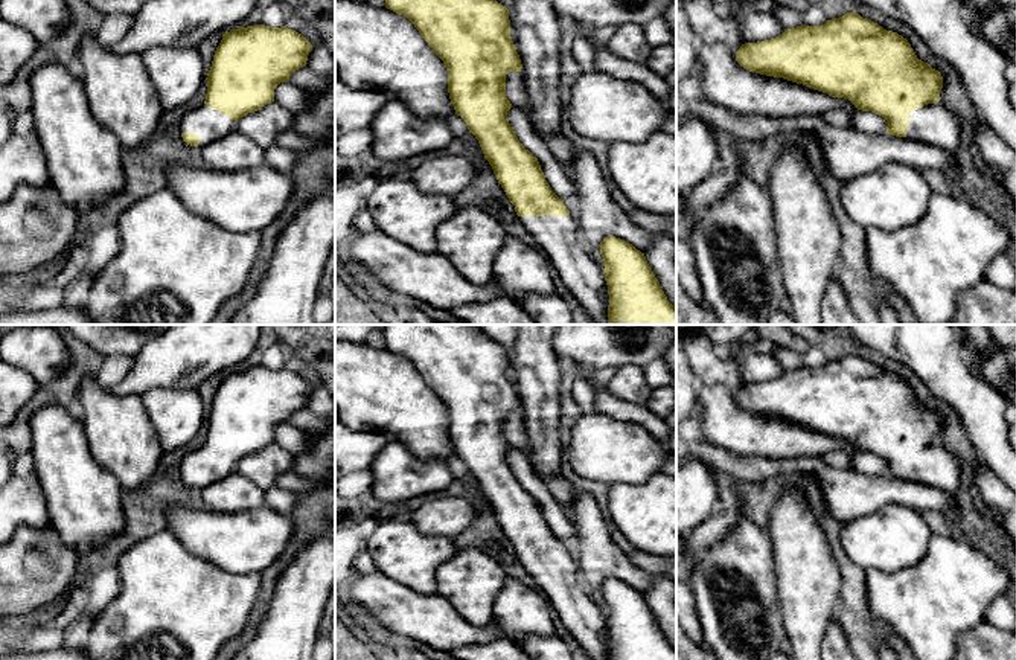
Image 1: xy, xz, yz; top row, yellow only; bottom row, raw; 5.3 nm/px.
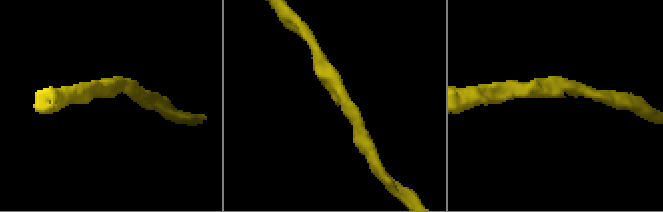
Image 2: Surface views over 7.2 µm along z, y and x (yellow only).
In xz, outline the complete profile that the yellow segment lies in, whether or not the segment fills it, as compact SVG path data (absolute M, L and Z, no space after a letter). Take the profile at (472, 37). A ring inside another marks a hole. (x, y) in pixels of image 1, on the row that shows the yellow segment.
M385 0L385 8L407 17L443 61L455 114L478 140L519 223L579 305L602 325L676 325L676 306L667 300L644 253L608 235L600 242L605 268L597 265L582 244L579 221L551 191L538 159L522 146L510 127L506 75L521 72L522 64L510 37L509 9L497 0Z

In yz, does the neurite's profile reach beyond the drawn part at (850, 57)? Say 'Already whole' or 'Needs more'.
Needs more

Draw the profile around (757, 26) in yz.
M752 12L742 18L740 34L746 43L757 43L775 38L784 27L771 12Z

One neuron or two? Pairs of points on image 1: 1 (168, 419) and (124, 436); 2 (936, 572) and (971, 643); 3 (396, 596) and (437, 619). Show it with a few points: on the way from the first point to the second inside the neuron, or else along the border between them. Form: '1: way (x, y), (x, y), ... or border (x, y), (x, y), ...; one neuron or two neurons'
1: border (140, 397), (159, 444), (165, 451); two neurons
2: border (983, 621), (964, 630), (955, 643); two neurons
3: way (407, 607), (416, 616), (427, 618); one neuron

